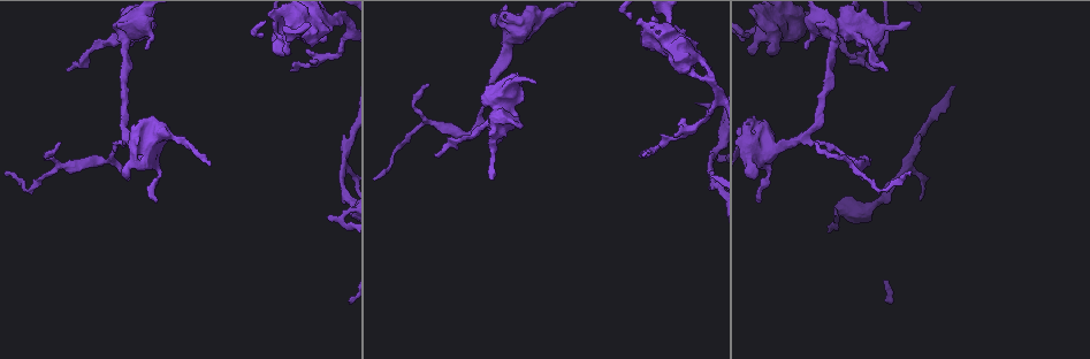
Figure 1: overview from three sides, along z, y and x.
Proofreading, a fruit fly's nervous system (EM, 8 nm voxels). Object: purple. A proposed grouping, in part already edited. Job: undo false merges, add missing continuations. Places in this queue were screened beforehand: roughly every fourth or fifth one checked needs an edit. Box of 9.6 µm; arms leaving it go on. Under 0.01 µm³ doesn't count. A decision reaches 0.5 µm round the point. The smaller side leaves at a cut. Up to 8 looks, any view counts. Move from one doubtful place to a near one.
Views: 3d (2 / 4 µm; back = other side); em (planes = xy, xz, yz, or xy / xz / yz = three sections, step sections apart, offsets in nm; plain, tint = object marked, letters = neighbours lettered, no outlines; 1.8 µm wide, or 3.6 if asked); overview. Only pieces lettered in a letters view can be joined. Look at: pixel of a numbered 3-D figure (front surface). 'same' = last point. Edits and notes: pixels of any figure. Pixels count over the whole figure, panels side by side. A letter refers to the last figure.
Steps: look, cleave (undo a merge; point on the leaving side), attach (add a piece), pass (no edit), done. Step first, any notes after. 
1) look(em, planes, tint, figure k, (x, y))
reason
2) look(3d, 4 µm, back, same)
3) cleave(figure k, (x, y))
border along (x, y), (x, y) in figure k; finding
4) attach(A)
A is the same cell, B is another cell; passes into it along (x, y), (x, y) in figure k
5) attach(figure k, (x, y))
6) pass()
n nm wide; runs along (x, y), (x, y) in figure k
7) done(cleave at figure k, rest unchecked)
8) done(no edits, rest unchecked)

look(3d, 4 µm, back, figure 1, (425, 85))
thin end

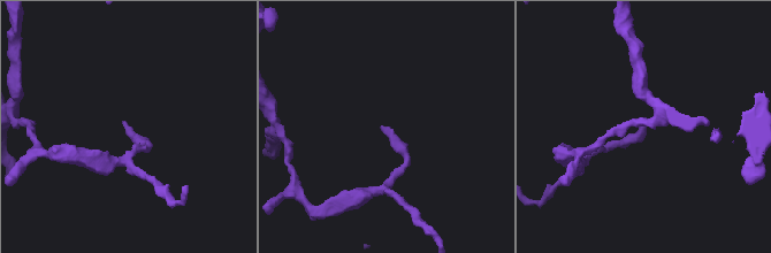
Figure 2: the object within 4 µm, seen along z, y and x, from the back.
look(em, 3.6 µm, planes, letters, figure 2, (126, 124))

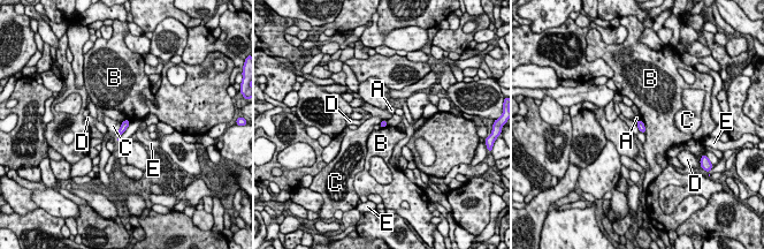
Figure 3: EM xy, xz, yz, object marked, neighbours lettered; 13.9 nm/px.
pass()
B touches over 180 nm; A, B, C, D and E are other cells; border along (642, 121), (646, 133) in figure 3; no lettered piece goes on from it

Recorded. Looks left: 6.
look(3d, 4 µm, figure 1, (502, 131))
calibre changes

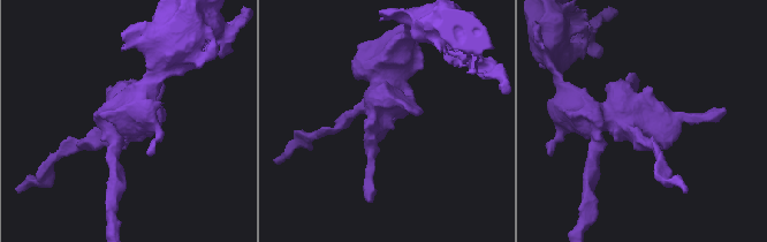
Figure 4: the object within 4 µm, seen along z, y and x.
look(em, yz, step 16, tint, figure 4, (648, 132))
shape alone is not enough

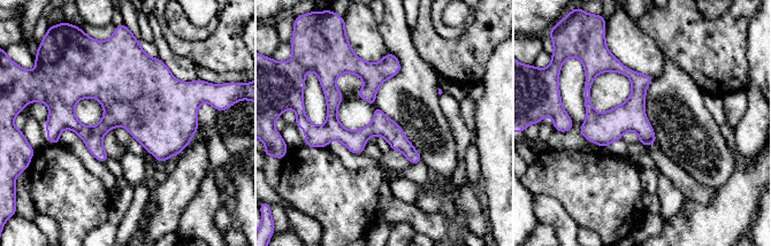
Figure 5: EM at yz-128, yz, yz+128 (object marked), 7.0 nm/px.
look(em, planes, letters, same)

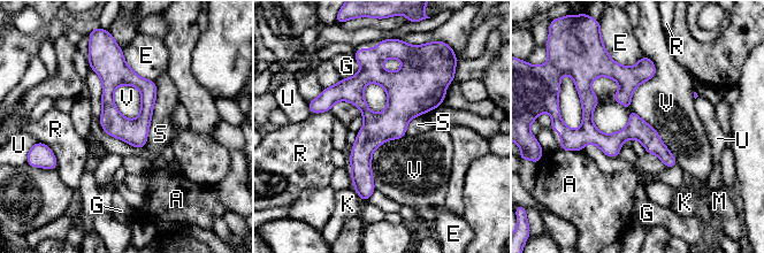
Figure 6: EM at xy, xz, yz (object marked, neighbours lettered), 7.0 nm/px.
pass()
A, E, G, K, M, R, S, U and V are other cells; border along (644, 54), (678, 165) in figure 6; all the same neuron

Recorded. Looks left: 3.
look(em, planes, letters, figure 1, (641, 35))
closes a loop

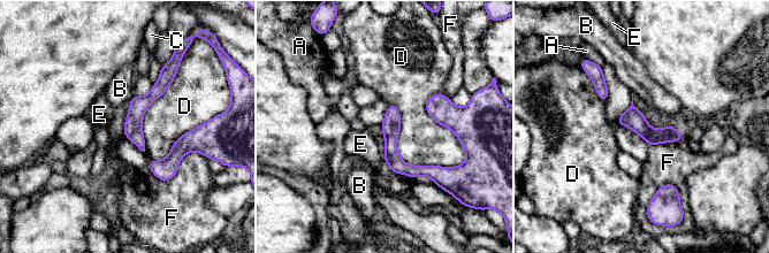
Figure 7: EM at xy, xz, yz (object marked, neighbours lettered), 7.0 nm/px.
pass()
130 nm wide; A, B, C, D, E and F are other cells; runs along (390, 107), (391, 156), (405, 169), (438, 173) in figure 7; one neuron here

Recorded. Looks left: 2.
done(no edits, rest unchecked)

